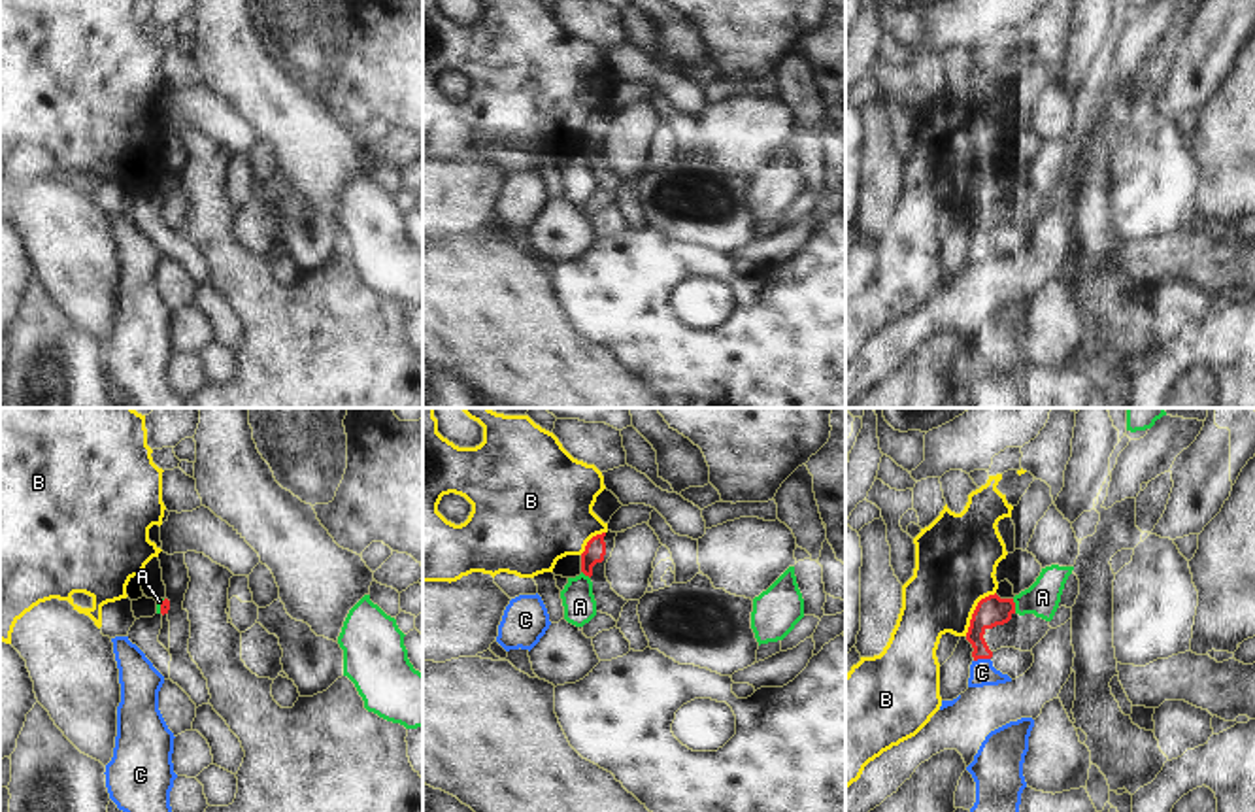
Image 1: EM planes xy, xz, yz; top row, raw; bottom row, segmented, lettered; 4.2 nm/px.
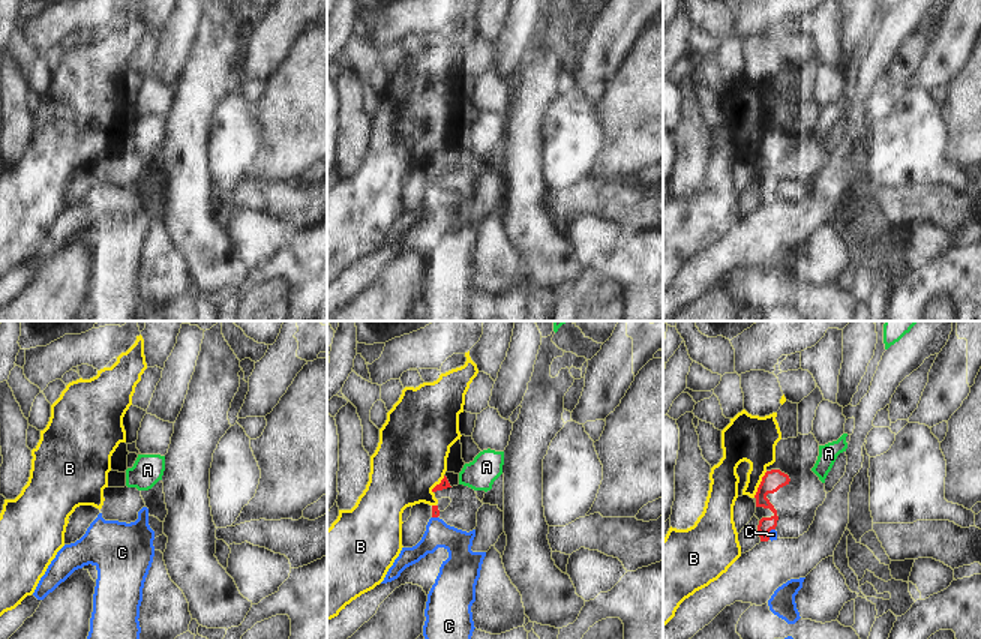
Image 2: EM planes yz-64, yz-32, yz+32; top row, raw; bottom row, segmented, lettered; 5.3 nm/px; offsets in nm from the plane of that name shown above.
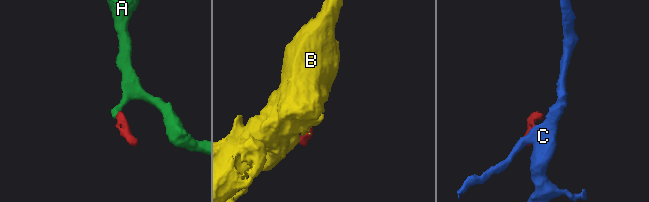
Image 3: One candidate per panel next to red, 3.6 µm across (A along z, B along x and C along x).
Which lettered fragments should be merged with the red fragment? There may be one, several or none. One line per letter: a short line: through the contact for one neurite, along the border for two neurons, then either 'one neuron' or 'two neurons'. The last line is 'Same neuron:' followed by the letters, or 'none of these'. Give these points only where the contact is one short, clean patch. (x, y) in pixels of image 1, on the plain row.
A: line yz (1012, 176), (1016, 189); two neurons
B: line yz (995, 169), (978, 180), (965, 212); two neurons
C: line yz (991, 187), (978, 201), (982, 235), (982, 250); one neuron
Same neuron: C

